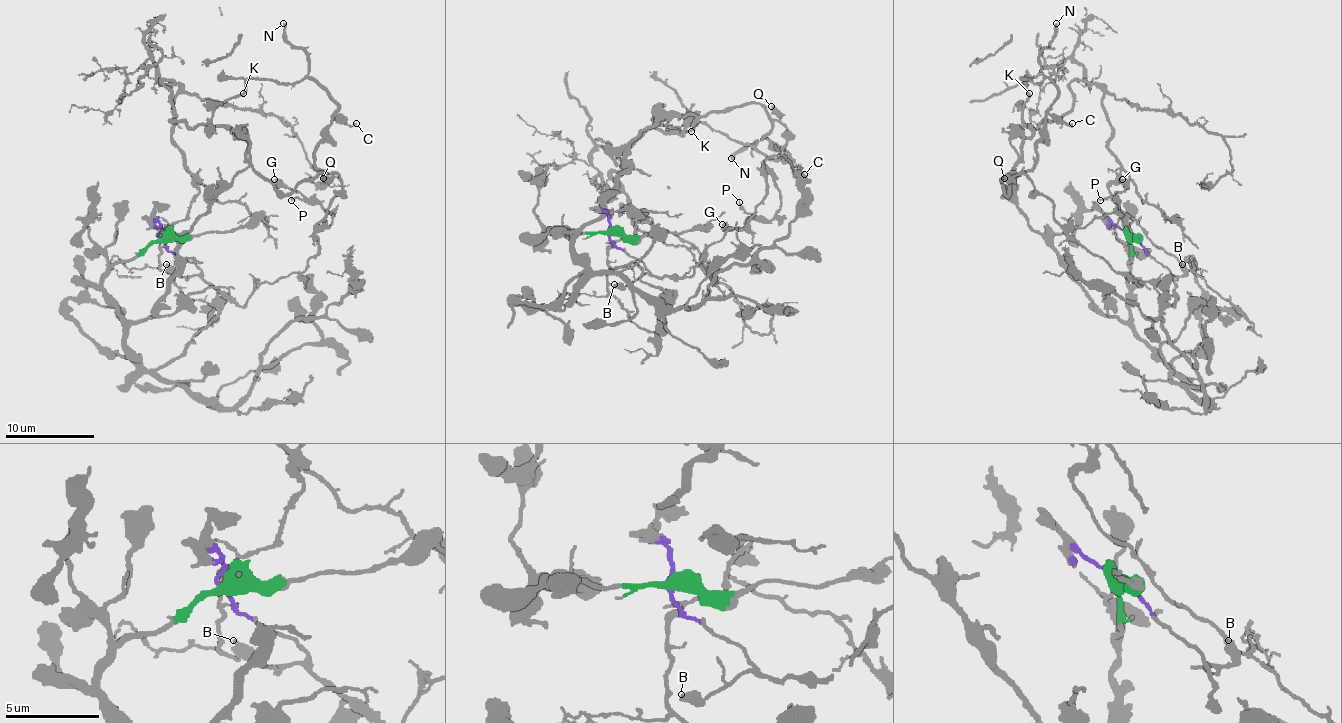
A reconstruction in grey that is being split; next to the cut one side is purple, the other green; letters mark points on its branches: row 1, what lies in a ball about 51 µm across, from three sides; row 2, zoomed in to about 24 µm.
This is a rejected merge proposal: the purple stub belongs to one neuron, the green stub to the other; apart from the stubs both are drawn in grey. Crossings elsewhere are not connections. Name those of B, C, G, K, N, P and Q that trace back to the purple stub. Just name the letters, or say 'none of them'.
B, C, G, K, N, P, Q

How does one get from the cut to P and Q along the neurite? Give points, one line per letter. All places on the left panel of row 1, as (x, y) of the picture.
P: (159, 237), (241, 306), (261, 283), (302, 272), (317, 252), (319, 232), (333, 217), (297, 196), (290, 201)
Q: (159, 237), (244, 306), (255, 288), (302, 272), (317, 252), (317, 223), (342, 187), (335, 174), (324, 179)

